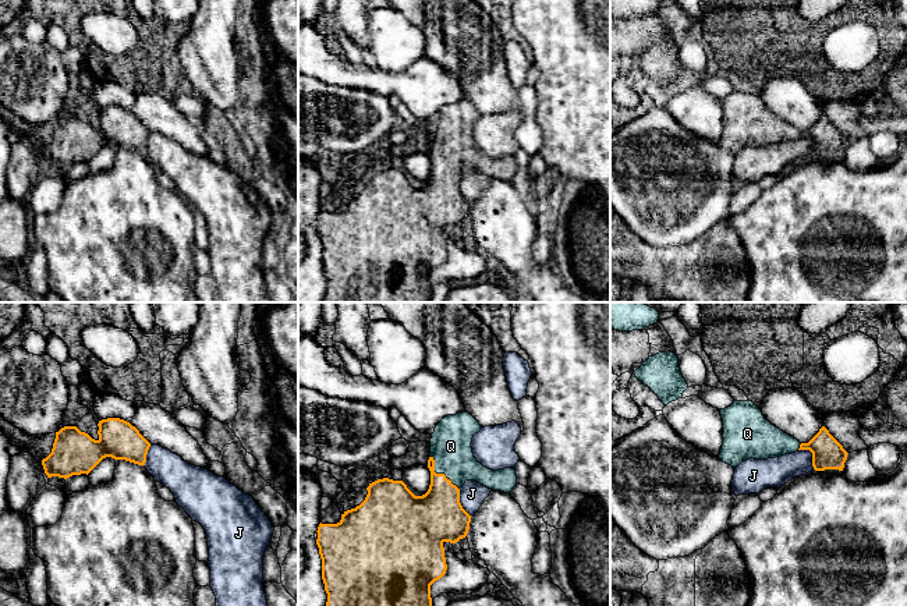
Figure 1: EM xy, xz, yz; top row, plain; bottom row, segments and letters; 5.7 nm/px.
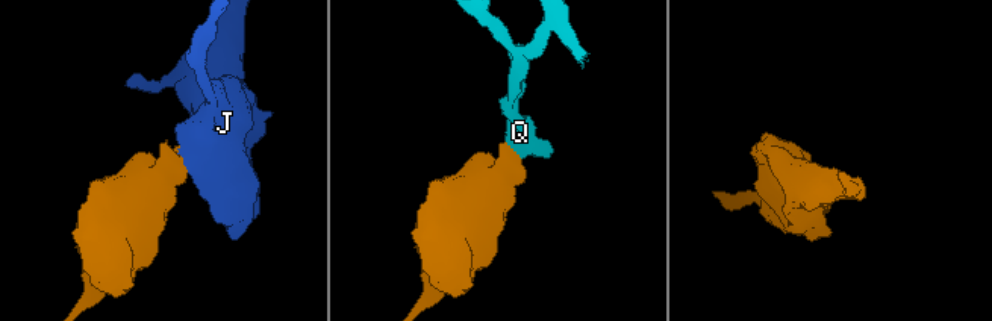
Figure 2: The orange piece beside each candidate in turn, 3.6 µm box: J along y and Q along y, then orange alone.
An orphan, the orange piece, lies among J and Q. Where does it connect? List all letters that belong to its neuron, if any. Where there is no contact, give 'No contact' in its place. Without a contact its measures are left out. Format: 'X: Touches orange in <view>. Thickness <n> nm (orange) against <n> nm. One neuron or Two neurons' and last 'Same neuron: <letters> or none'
J: Touches orange in yz. Thickness 180 nm (orange) against 180 nm. Two neurons
Q: Touches orange in xz. Thickness 300 nm (orange) against 240 nm. One neuron
Same neuron: Q

